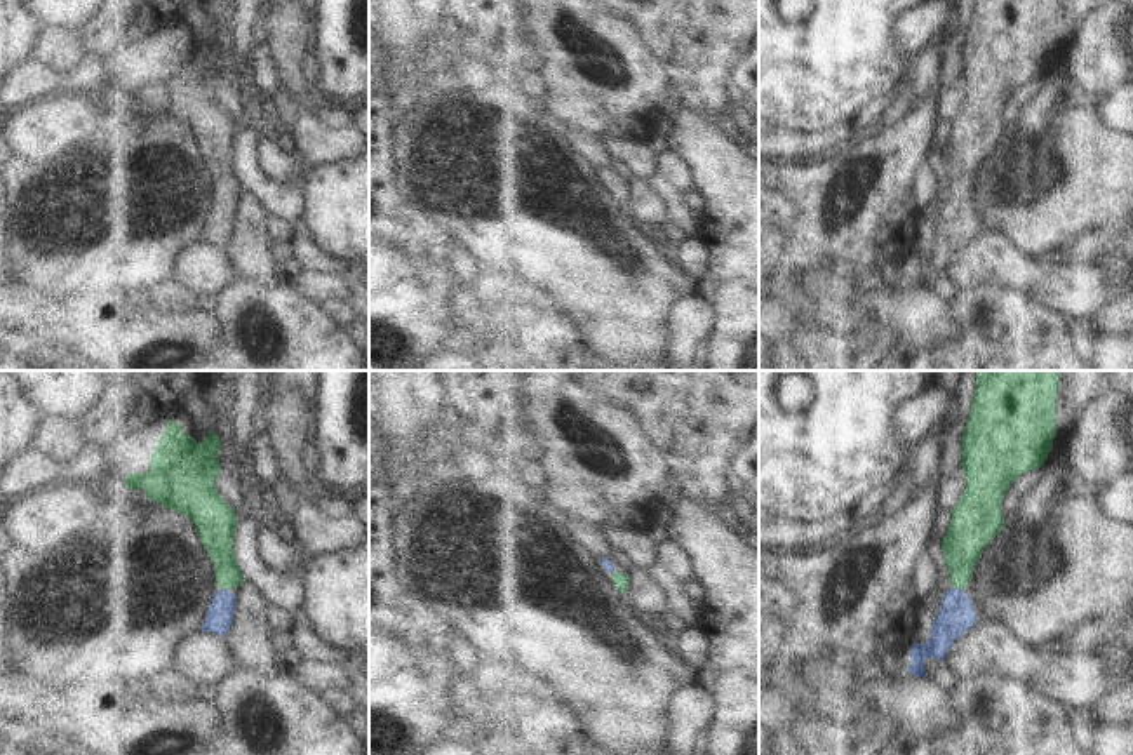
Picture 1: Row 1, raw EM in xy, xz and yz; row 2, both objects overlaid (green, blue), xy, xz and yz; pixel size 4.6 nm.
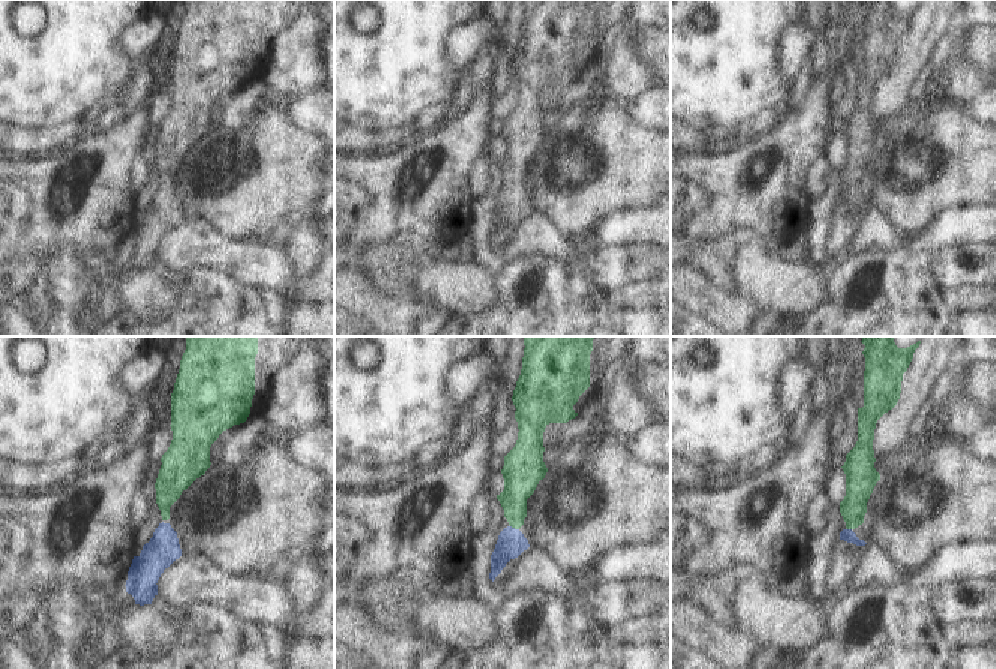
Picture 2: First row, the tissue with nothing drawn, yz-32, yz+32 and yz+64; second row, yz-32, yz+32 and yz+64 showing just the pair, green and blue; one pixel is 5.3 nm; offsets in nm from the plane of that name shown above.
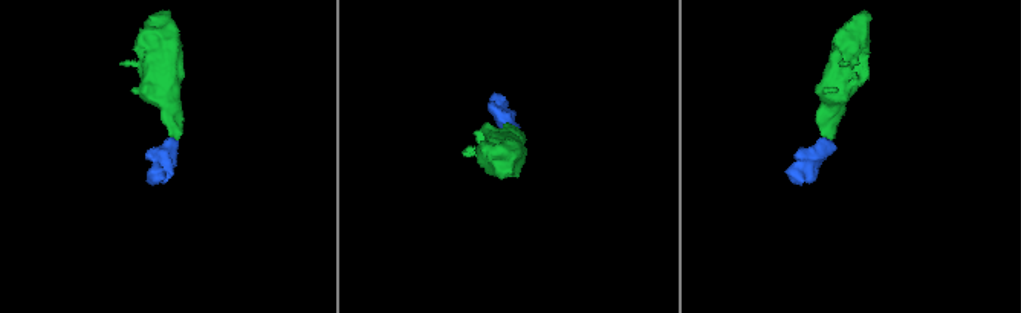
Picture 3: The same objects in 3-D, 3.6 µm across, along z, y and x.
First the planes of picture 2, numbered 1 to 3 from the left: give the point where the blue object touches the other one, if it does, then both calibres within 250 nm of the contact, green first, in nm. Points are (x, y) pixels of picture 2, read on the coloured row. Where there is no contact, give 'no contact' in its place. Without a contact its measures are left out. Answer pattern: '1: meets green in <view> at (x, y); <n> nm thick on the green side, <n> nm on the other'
1: no contact
2: meets green in yz+32 at (515, 528); 180 nm thick on the green side, 150 nm on the other
3: meets green in yz+64 at (849, 528); 160 nm thick on the green side, 70 nm on the other

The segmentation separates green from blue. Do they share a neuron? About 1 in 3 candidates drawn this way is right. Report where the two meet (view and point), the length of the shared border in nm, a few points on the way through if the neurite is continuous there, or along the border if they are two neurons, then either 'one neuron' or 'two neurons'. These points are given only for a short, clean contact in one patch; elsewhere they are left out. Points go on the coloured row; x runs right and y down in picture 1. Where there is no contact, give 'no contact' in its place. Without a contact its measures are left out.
yz (959, 587) | 50 nm | across yz (968, 534), (961, 554), (959, 587), (956, 616) | one neuron

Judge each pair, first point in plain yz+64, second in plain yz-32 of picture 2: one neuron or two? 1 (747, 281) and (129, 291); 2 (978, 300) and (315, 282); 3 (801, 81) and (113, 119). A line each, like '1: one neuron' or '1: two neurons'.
1: one neuron
2: one neuron
3: one neuron

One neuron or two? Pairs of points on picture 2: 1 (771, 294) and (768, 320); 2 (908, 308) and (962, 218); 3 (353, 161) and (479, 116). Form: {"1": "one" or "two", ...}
{"1": "two", "2": "one", "3": "one"}

